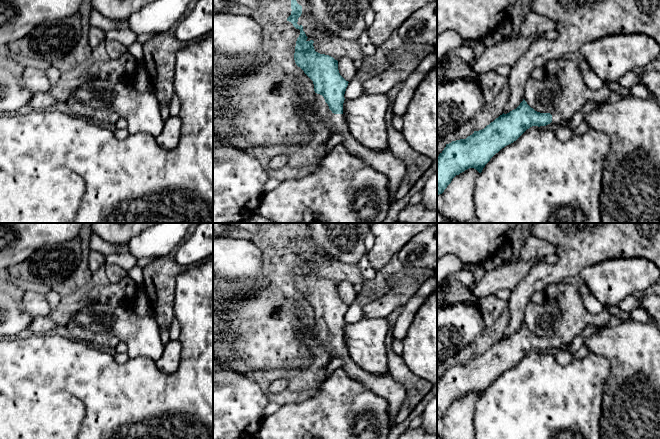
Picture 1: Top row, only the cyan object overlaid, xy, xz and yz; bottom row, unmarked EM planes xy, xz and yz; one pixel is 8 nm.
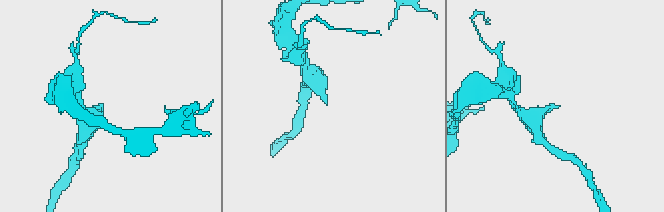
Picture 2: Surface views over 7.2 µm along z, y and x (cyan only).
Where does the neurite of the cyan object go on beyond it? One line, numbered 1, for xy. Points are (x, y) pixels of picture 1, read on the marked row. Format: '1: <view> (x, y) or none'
1: none

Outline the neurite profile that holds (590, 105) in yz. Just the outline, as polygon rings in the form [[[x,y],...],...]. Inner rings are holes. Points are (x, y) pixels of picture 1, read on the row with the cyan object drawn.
[[[588,101],[586,105],[572,119],[564,123],[564,125],[575,129],[584,121],[584,117],[593,111],[597,105],[598,104],[593,101]]]

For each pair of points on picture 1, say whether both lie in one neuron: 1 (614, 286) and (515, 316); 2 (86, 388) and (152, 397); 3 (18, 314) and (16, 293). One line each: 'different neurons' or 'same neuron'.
1: different neurons
2: same neuron
3: same neuron

